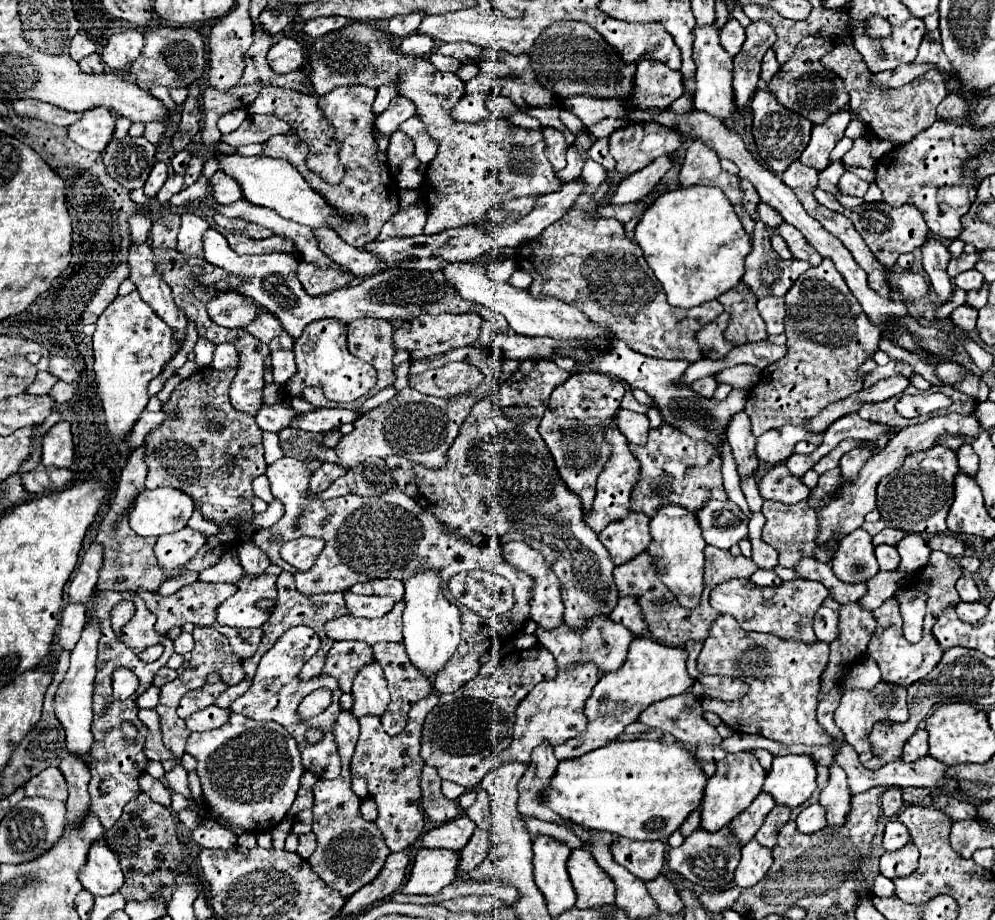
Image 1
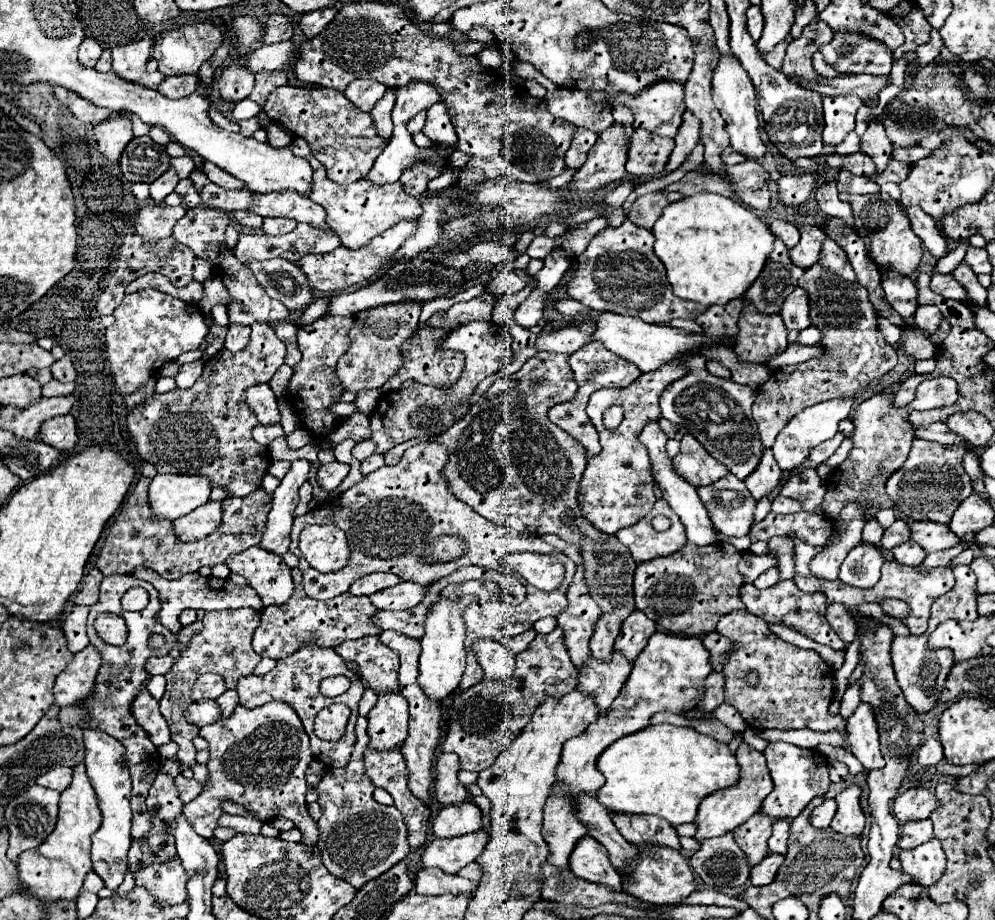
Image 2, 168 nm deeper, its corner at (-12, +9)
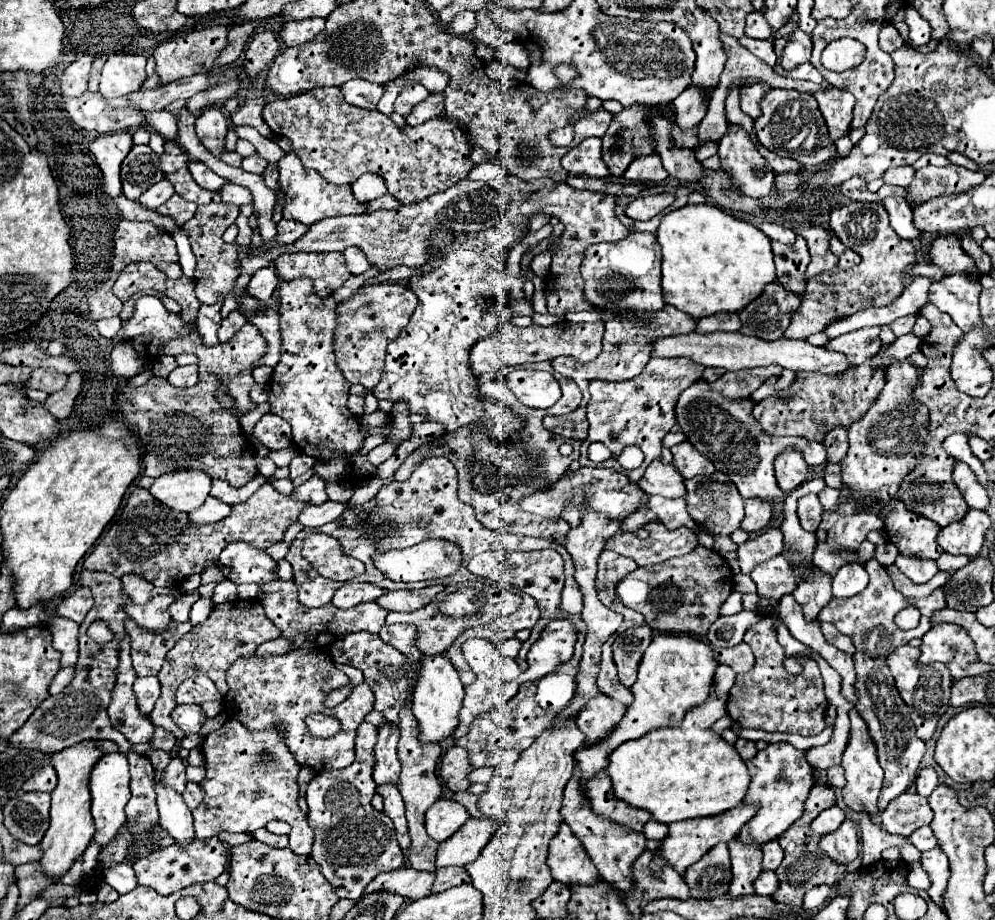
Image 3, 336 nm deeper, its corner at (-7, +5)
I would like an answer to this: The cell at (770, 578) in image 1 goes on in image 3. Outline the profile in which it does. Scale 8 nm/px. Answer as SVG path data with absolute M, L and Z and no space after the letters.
M735 575L735 579L733 579L733 589L735 591L739 591L739 593L757 593L757 587L755 587L755 583L751 581L751 577L749 575Z

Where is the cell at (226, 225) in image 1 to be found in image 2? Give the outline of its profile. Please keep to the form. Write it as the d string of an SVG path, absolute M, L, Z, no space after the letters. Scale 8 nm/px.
M234 211L232 215L236 217L236 221L240 225L246 225L246 227L262 227L262 217L258 217L252 211Z

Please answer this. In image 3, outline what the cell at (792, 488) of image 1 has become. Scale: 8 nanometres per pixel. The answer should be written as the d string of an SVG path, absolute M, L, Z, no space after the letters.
M807 495L799 499L799 507L797 507L797 515L801 521L801 527L815 533L819 523L821 523L821 515L823 515L823 507L819 503L817 495Z

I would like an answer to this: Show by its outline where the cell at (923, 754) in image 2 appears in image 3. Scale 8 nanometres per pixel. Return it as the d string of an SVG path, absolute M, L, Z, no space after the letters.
M927 767L927 769L921 769L921 771L919 771L919 775L917 775L917 779L915 779L915 789L917 789L919 795L929 797L937 783L939 783L937 773L935 773L931 767Z

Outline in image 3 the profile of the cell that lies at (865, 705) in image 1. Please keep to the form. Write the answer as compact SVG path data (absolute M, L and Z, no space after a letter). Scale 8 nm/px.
M851 709L849 719L851 719L851 739L841 757L841 767L845 769L845 781L847 781L843 787L843 801L851 811L867 813L869 817L875 817L879 813L877 799L879 799L879 791L881 791L881 783L883 783L883 769L877 761L875 745L871 743L869 735L867 735L867 727L863 727L865 721L861 719L861 715L855 709Z

